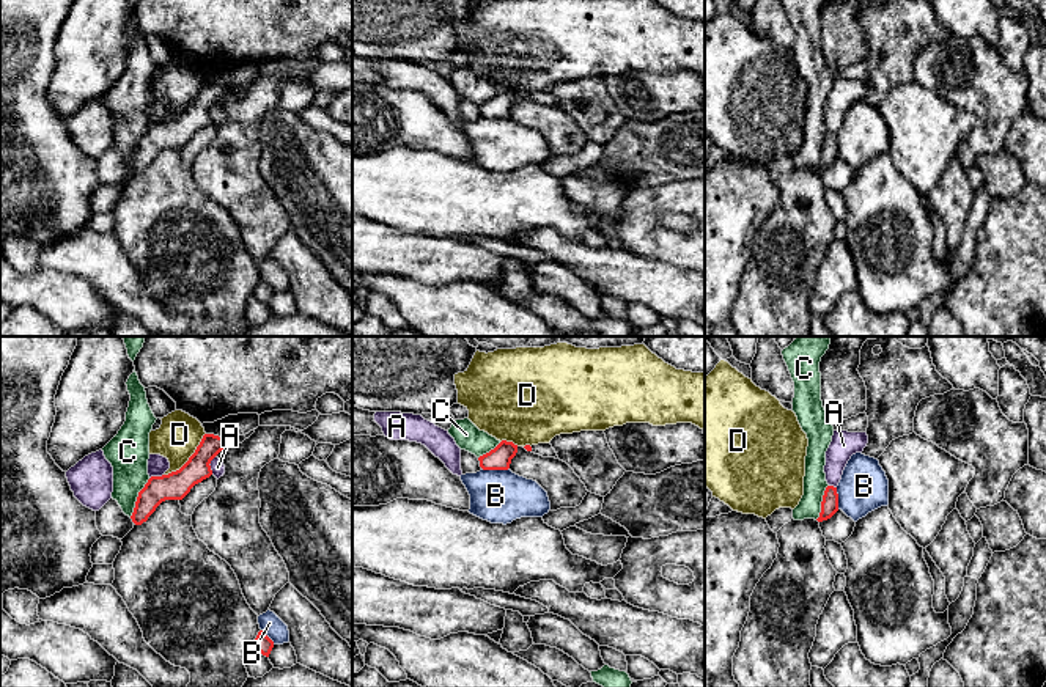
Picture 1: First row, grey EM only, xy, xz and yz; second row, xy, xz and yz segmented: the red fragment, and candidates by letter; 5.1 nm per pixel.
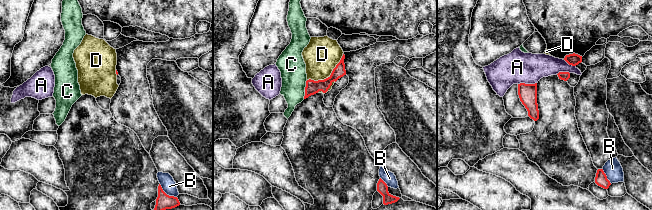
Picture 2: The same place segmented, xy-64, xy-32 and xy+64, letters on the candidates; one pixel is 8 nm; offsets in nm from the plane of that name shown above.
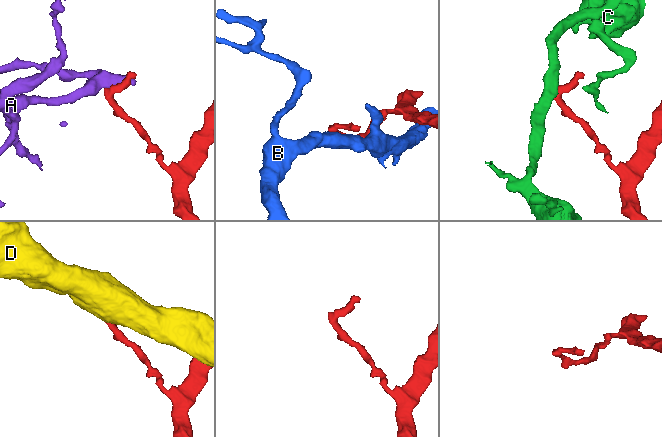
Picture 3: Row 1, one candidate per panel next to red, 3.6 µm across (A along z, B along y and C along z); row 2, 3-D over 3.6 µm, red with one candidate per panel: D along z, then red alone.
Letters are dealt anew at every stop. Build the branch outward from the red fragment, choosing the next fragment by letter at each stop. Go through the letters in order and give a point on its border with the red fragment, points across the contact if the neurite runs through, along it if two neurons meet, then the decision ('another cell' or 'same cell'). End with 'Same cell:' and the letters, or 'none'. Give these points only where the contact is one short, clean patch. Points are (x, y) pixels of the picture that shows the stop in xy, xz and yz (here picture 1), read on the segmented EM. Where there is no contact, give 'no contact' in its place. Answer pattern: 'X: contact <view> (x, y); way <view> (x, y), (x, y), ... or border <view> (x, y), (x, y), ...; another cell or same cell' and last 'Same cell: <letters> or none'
A: contact xy (209, 466); border xy (214, 456), (209, 464), (211, 473); another cell
B: contact xz (496, 469); another cell
C: contact xy (137, 497); border xy (150, 478), (139, 492), (134, 511), (129, 516); another cell
D: contact xy (189, 458); another cell
Same cell: none

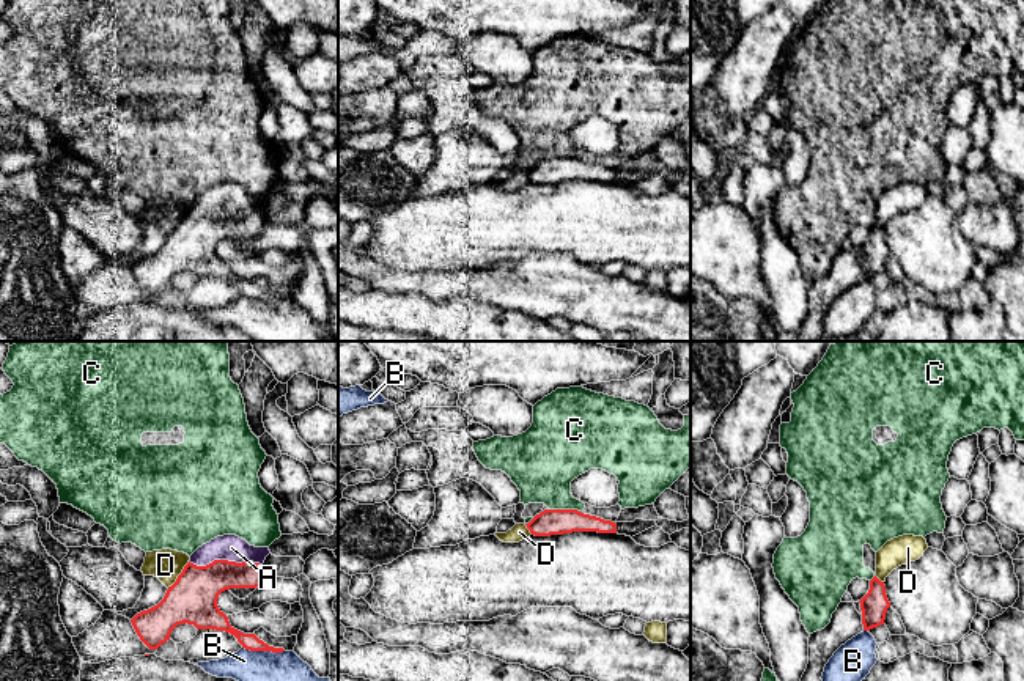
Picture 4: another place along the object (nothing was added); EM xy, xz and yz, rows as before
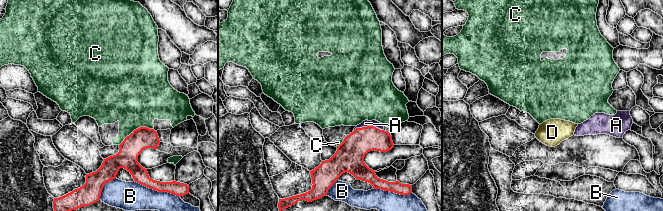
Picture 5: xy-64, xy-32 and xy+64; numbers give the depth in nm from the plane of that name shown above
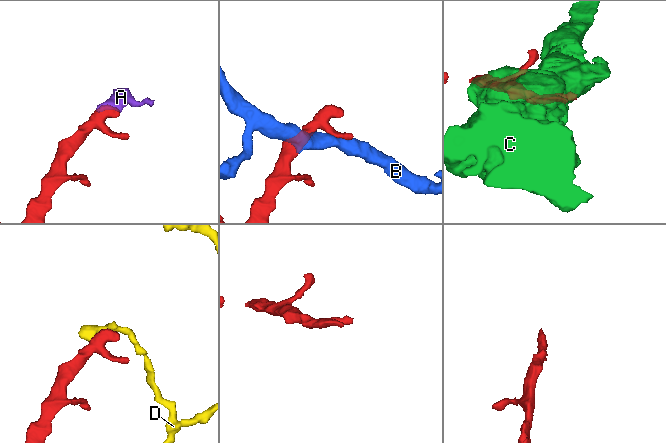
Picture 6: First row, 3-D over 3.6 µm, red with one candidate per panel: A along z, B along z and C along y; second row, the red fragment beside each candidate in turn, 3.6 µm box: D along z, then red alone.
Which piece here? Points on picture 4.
A: contact xy (225, 560); way xy (194, 596), (197, 588), (225, 560), (232, 548); same cell
B: contact xy (263, 650); another cell
C: contact xz (565, 510); another cell
D: contact xy (178, 576); border xy (189, 562), (167, 587); another cell
Same cell: A

